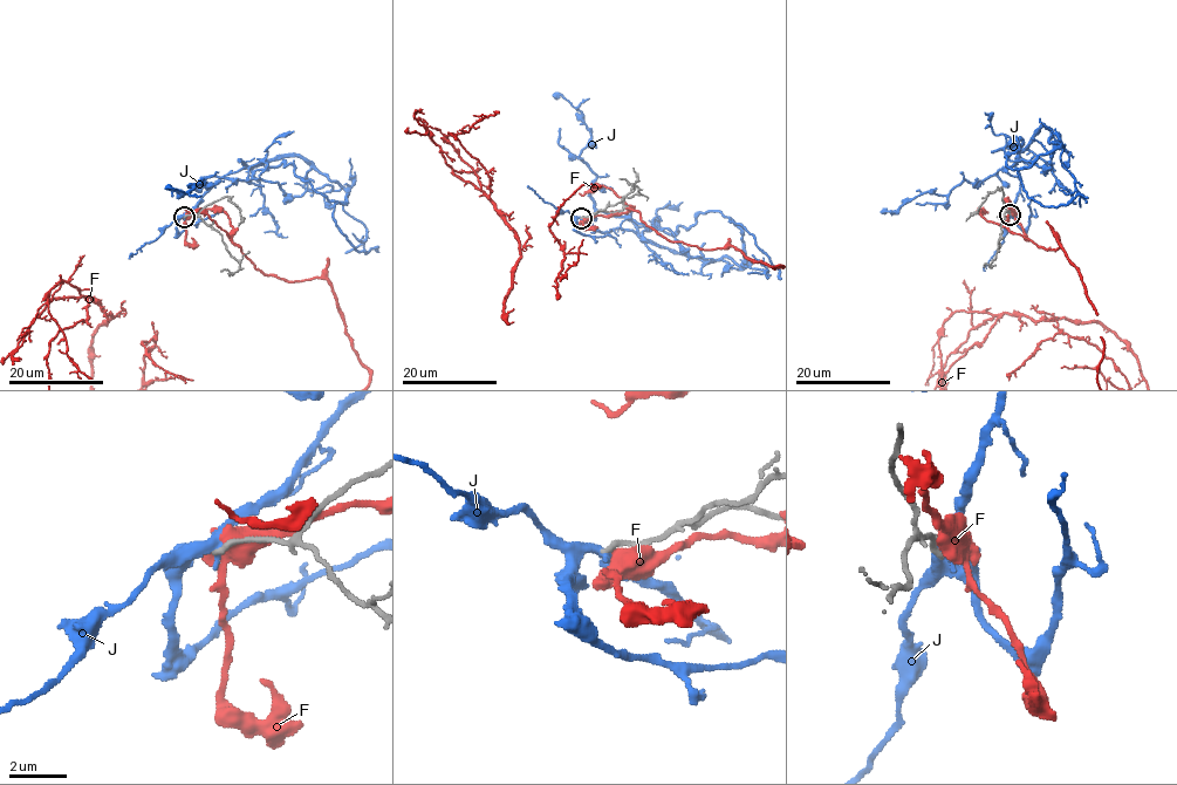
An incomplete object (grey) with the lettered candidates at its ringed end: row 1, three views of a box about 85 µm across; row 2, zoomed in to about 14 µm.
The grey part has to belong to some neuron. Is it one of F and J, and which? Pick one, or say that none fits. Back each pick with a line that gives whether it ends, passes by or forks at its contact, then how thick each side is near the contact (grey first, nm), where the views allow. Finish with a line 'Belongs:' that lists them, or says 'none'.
Belongs: none

